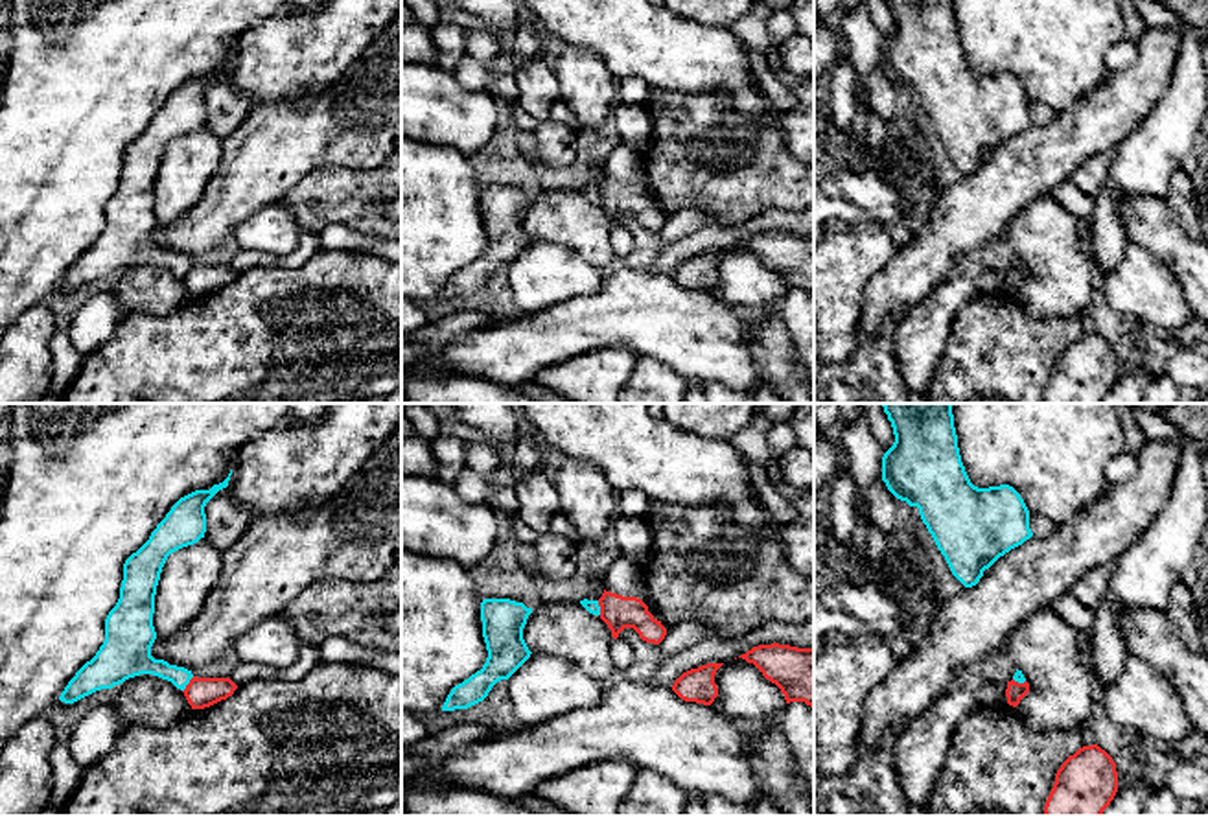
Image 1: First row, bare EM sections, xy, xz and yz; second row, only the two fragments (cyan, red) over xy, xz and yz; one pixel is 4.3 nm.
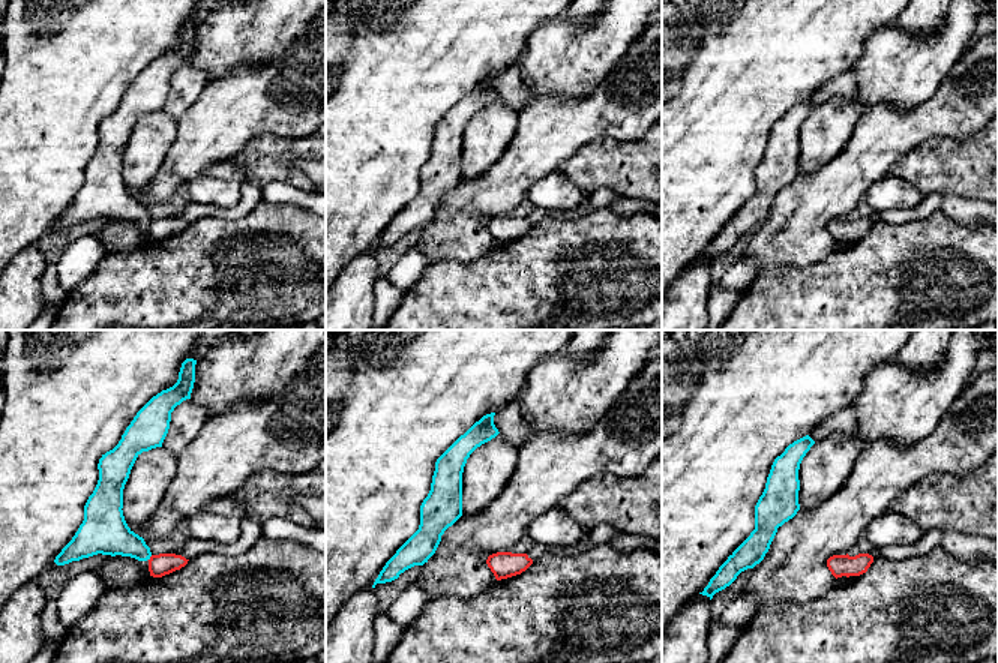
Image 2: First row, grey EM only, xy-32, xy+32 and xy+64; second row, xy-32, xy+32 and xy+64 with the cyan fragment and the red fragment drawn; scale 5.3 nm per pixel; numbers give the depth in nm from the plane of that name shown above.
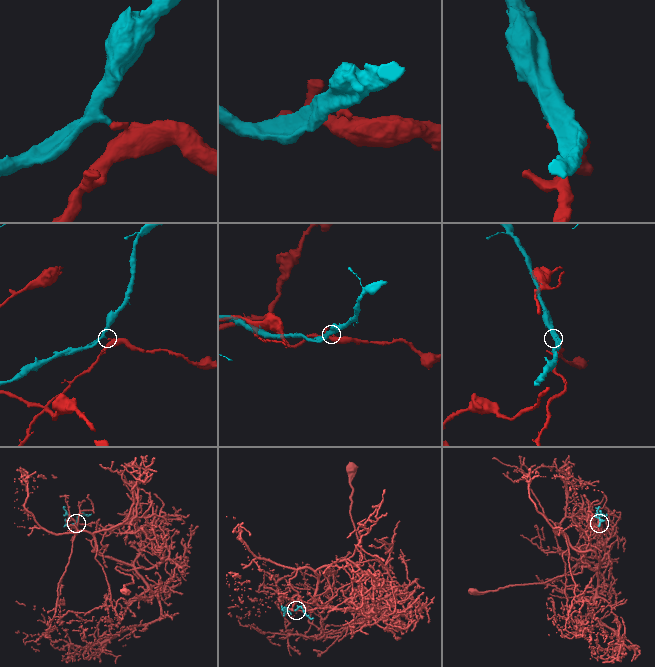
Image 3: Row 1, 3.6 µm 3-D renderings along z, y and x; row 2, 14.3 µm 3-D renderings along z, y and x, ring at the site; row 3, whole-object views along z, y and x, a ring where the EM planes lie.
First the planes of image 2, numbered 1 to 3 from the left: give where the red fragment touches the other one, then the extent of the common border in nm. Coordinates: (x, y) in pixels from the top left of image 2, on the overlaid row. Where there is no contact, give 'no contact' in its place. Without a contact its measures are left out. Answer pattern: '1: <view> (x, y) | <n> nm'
1: xy-32 (149, 558) | 40 nm
2: no contact
3: no contact

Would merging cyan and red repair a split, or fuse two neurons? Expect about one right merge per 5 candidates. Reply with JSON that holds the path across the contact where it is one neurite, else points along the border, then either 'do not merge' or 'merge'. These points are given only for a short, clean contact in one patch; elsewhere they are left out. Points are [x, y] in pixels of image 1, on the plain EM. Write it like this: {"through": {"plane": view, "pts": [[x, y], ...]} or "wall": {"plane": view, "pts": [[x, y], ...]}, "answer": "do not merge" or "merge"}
{"wall": {"plane": "xy", "pts": [[194, 264], [183, 279]]}, "answer": "do not merge"}

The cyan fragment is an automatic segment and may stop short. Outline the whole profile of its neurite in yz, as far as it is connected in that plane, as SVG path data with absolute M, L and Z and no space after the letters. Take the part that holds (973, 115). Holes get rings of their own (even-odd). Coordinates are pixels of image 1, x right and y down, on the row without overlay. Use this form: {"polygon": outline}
{"polygon": "M886 0L895 29L882 44L882 68L910 94L917 94L923 111L945 144L952 162L972 175L1000 144L1033 123L1029 98L1009 74L978 76L961 50L952 0Z"}

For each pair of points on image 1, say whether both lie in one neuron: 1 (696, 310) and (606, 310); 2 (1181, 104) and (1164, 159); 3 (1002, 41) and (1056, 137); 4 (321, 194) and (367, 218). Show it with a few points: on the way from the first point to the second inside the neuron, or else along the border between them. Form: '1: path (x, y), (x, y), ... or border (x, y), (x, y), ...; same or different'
1: path (674, 310), (628, 310); same
2: path (1177, 116), (1164, 139), (1164, 146); same
3: border (1092, 91), (1056, 113); different
4: path (332, 196), (345, 196), (356, 207); same

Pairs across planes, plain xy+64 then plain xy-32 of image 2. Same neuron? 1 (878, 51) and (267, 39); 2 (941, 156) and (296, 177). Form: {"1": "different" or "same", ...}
{"1": "same", "2": "same"}

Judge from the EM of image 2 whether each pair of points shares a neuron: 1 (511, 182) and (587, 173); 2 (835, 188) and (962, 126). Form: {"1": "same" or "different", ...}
{"1": "different", "2": "same"}

